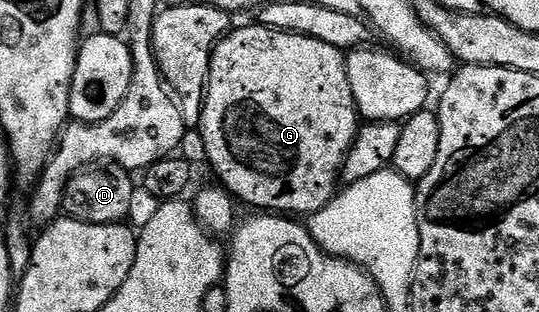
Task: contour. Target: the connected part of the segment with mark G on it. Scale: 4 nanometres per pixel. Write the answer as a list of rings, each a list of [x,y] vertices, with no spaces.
[[[254,24],[230,29],[229,33],[217,43],[213,50],[213,59],[209,65],[209,80],[205,84],[205,103],[201,109],[199,133],[205,158],[211,169],[217,173],[216,181],[227,193],[233,195],[238,203],[246,202],[254,206],[257,212],[276,212],[281,216],[308,216],[319,212],[338,193],[341,165],[355,140],[359,129],[359,113],[352,95],[351,84],[348,83],[348,72],[345,67],[346,55],[342,51],[331,48],[331,44],[323,44],[323,40],[315,40],[302,34],[288,34],[282,30],[273,30],[269,26]]]

